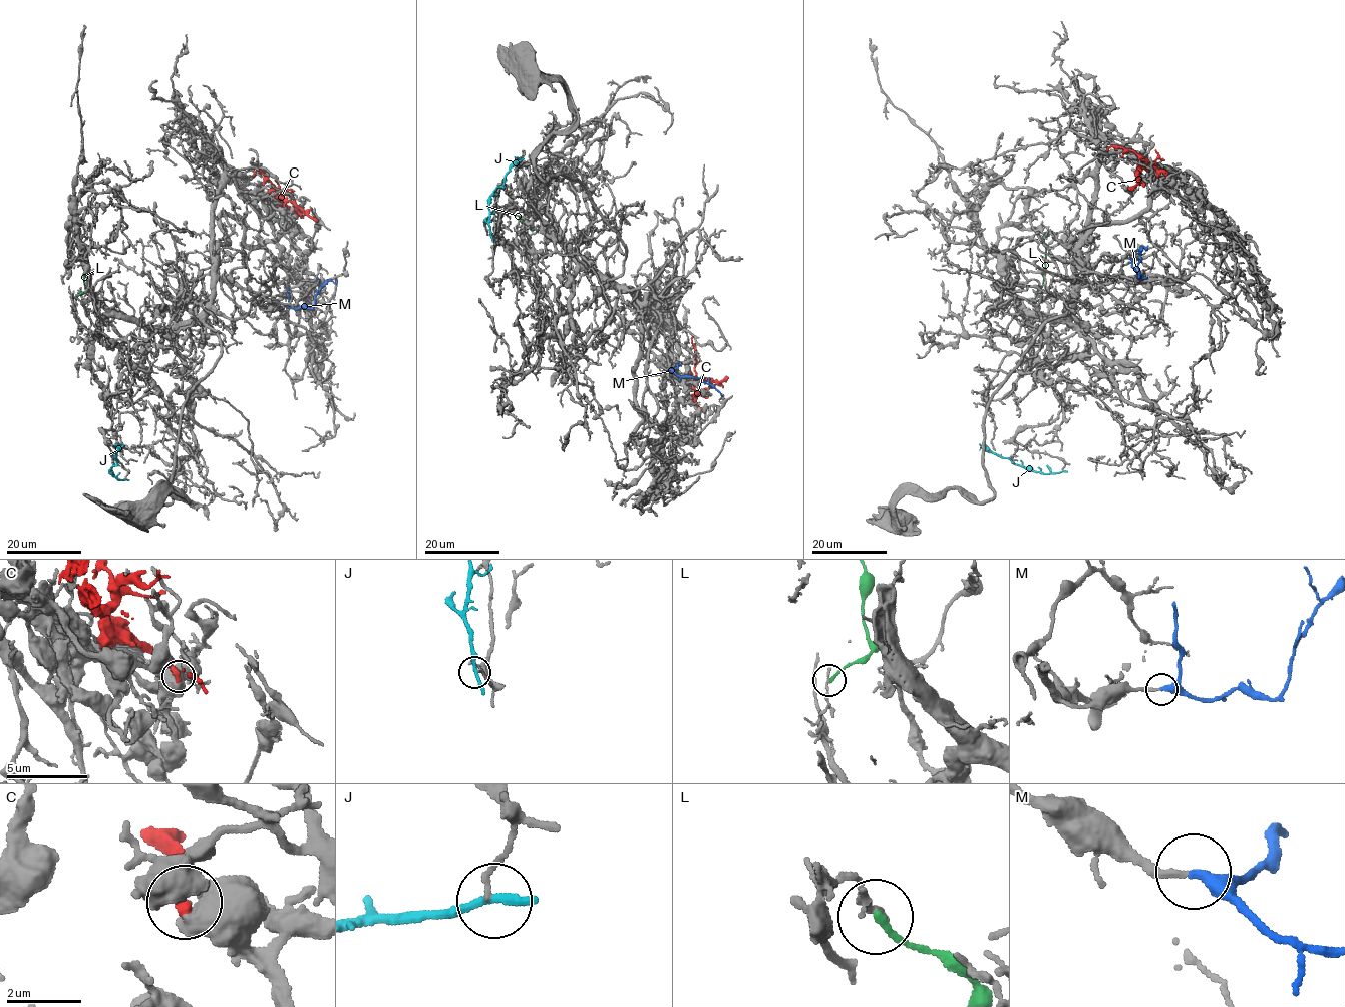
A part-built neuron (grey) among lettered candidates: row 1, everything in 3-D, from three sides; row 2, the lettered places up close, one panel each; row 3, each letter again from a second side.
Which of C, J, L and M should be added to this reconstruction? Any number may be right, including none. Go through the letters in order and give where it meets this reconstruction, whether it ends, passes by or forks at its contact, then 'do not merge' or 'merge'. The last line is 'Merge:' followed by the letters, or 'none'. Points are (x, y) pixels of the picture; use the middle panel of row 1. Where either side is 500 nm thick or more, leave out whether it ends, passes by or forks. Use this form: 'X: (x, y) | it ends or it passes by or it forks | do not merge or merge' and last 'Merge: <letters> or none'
C: (701, 408) | it ends | merge
J: (490, 236) | it passes by | do not merge
L: (512, 212) | it ends | do not merge
M: (669, 369) | it passes by | merge
Merge: C, M

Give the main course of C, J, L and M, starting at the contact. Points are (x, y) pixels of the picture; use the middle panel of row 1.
C: (701, 409), (694, 398), (697, 379), (692, 337)
J: (490, 237), (489, 198), (502, 185), (505, 175), (521, 156)
L: (512, 212), (525, 226), (534, 227), (533, 230)
M: (669, 369), (678, 375), (700, 379), (721, 395)

